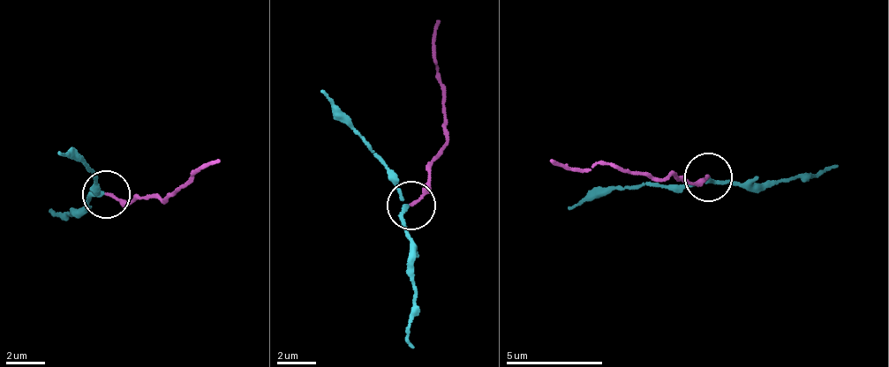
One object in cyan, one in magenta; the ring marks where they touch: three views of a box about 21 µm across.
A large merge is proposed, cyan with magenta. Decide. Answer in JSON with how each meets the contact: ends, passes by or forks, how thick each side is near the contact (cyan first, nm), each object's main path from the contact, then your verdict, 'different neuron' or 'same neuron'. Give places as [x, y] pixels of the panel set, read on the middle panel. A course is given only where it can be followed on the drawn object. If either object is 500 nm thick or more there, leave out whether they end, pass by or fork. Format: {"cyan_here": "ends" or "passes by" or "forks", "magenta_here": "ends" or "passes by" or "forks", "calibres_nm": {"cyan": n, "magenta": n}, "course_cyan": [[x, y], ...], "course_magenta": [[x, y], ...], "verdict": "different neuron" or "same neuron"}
{"cyan_here": "passes by", "magenta_here": "ends", "calibres_nm": {"cyan": 170, "magenta": 150}, "course_cyan": [[409, 205], [410, 274], [413, 288], [408, 327], [416, 347]], "course_magenta": [[412, 206], [446, 141], [441, 73], [436, 61], [440, 21]], "verdict": "different neuron"}

